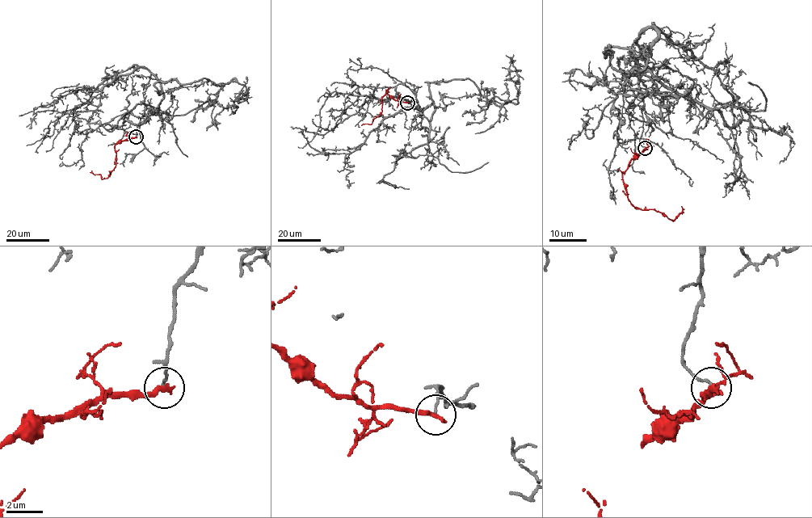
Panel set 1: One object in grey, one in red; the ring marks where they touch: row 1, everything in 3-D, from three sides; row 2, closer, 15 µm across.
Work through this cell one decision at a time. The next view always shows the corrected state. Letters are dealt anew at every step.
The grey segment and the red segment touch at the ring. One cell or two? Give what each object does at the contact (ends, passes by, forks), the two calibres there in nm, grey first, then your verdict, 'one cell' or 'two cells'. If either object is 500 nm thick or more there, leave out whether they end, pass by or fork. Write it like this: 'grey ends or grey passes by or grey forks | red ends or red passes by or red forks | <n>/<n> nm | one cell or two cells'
grey ends | red ends | 120/320 nm | two cells

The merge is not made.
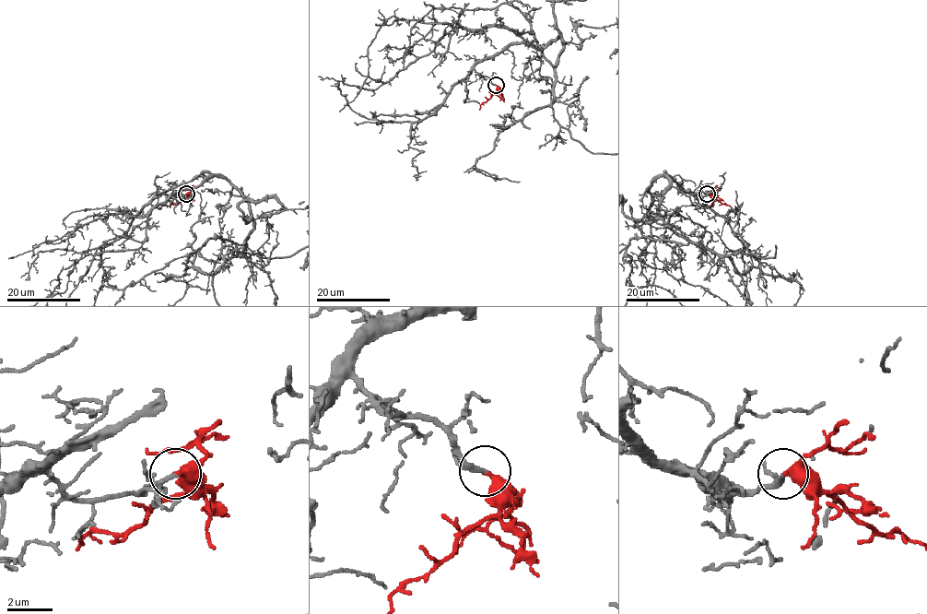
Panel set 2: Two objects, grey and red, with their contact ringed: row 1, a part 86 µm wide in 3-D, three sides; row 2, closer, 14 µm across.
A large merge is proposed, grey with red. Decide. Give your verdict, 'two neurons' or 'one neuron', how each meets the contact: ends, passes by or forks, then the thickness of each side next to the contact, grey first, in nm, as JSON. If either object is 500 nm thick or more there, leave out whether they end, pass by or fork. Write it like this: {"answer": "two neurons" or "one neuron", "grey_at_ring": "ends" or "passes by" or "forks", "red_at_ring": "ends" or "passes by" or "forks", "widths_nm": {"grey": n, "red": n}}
{"answer": "one neuron", "grey_at_ring": "ends", "red_at_ring": "ends", "widths_nm": {"grey": 200, "red": 360}}

